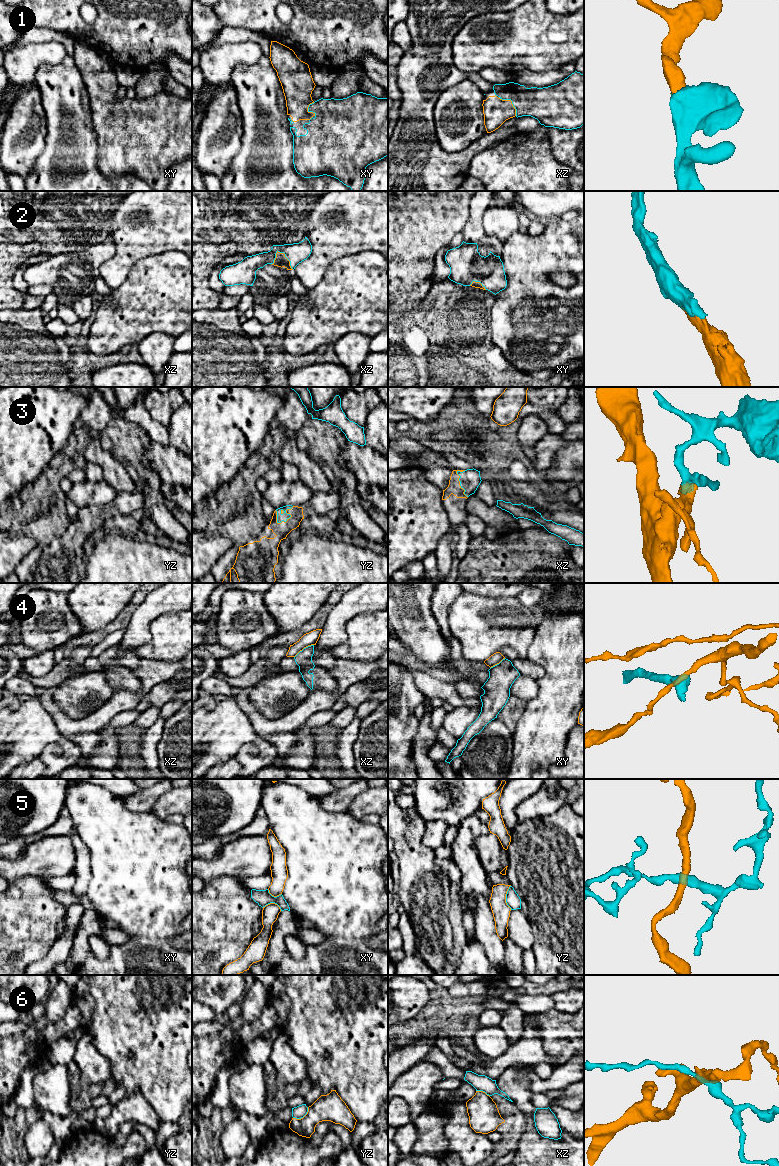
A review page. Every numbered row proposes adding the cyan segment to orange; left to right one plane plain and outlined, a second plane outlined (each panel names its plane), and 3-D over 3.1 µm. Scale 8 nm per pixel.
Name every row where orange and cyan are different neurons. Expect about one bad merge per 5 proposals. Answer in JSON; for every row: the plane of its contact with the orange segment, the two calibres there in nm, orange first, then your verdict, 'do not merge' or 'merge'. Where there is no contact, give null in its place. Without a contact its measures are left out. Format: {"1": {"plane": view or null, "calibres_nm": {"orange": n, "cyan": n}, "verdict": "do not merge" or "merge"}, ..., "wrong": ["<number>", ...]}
{"1": {"plane": "xz", "calibres_nm": {"orange": 220, "cyan": 260}, "verdict": "merge"}, "2": {"plane": "xz", "calibres_nm": {"orange": 100, "cyan": 160}, "verdict": "merge"}, "3": {"plane": "yz", "calibres_nm": {"orange": 120, "cyan": 60}, "verdict": "merge"}, "4": {"plane": "xz", "calibres_nm": {"orange": 110, "cyan": 140}, "verdict": "do not merge"}, "5": {"plane": "yz", "calibres_nm": {"orange": 140, "cyan": 110}, "verdict": "do not merge"}, "6": {"plane": "yz", "calibres_nm": {"orange": 220, "cyan": 100}, "verdict": "do not merge"}, "wrong": ["4", "5", "6"]}

